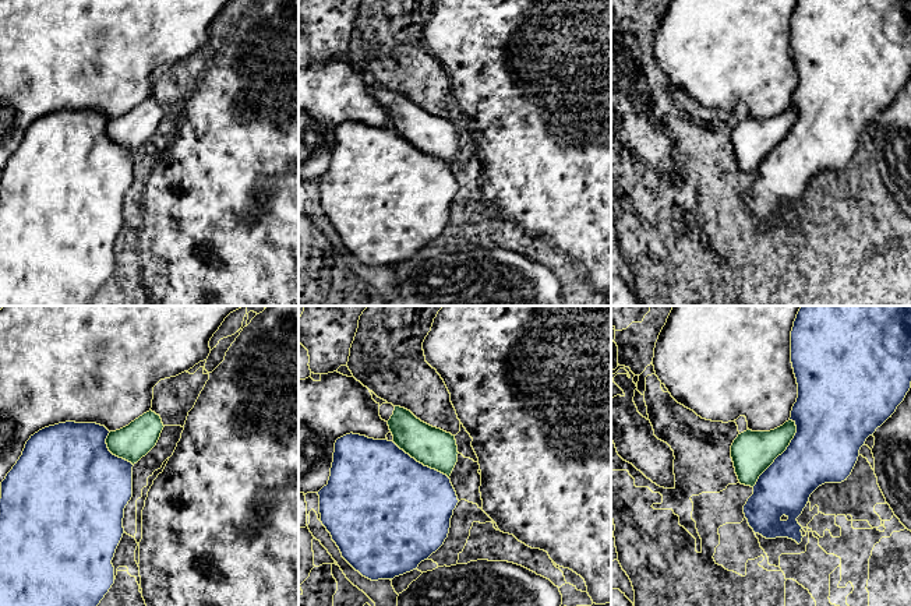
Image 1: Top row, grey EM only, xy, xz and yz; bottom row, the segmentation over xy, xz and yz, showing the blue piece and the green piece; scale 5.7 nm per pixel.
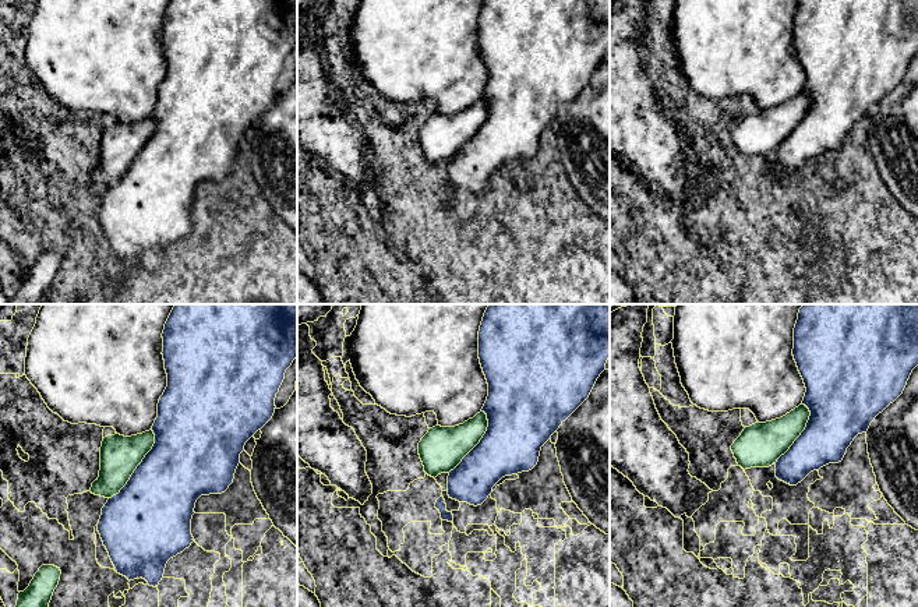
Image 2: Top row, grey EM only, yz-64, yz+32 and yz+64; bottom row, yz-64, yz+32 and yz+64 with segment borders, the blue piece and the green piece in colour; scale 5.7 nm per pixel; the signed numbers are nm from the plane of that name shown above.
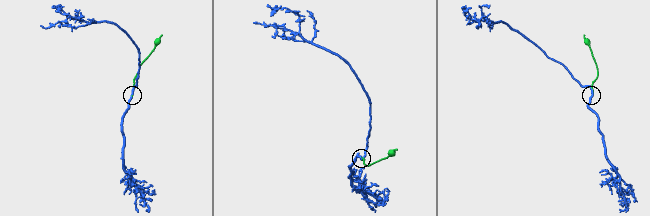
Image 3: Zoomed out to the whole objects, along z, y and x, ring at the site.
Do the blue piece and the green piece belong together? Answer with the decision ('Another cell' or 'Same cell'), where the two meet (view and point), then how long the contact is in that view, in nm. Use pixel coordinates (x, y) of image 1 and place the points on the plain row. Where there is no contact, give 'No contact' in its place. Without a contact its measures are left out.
Same cell. Touches blue at yz (781, 141). Shared border 460 nm

